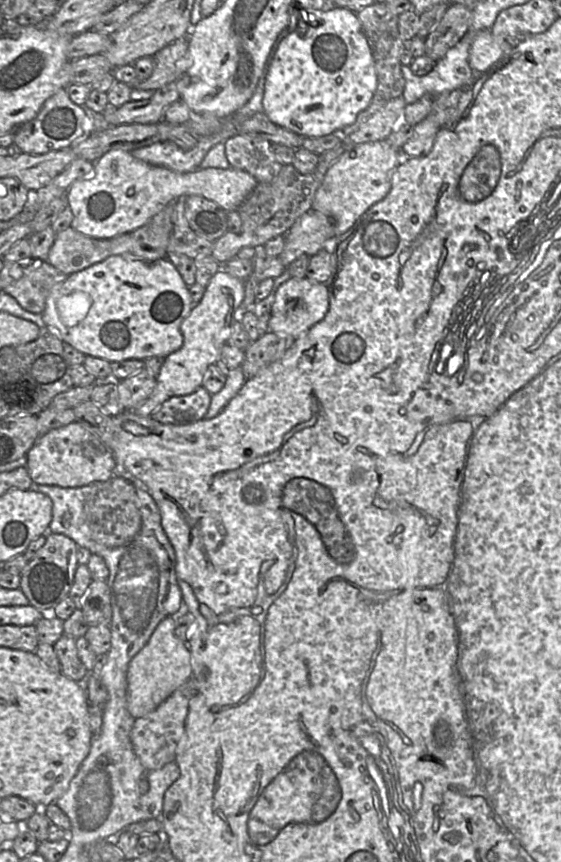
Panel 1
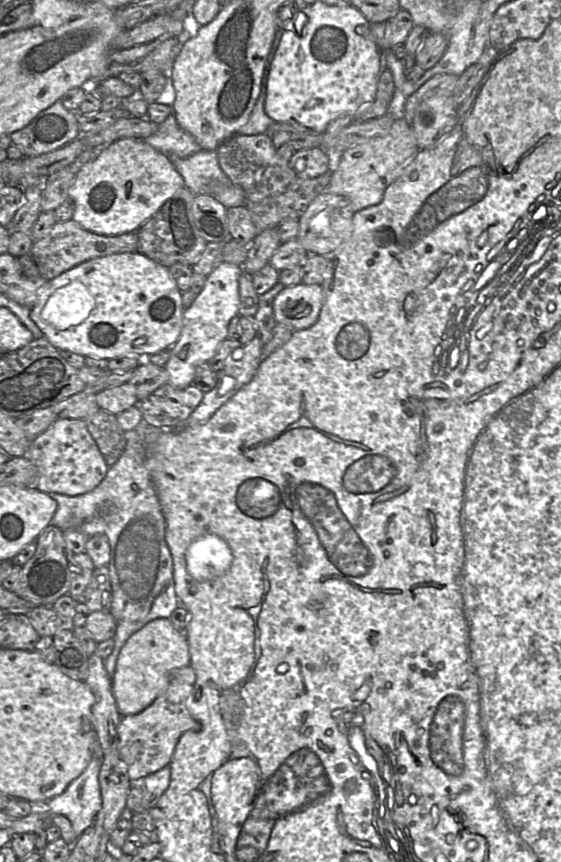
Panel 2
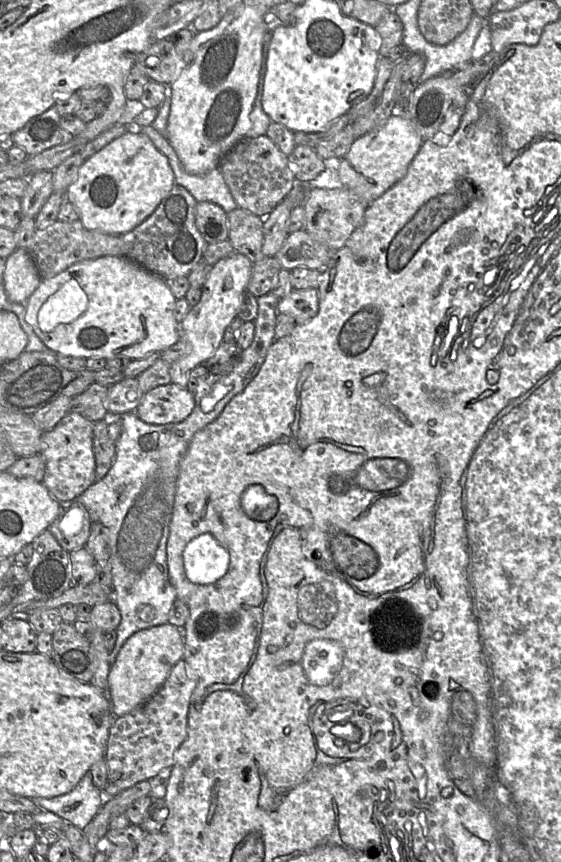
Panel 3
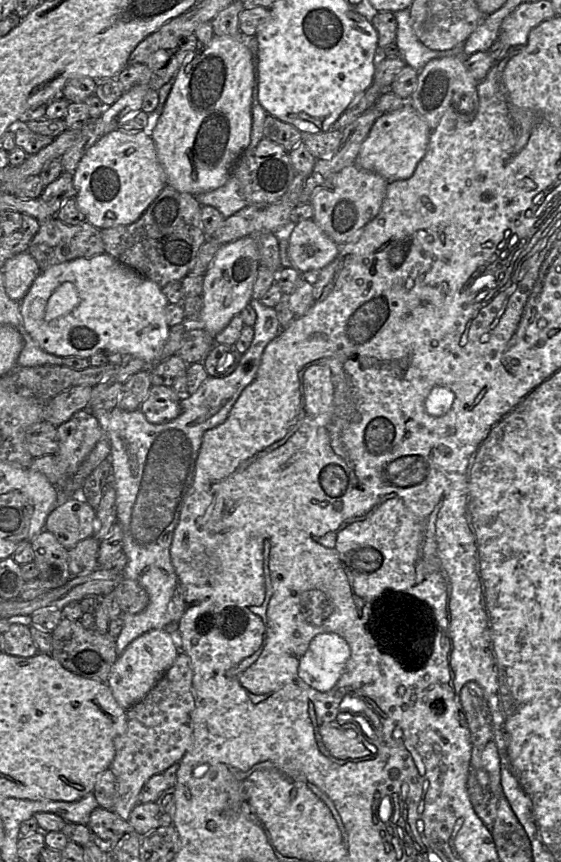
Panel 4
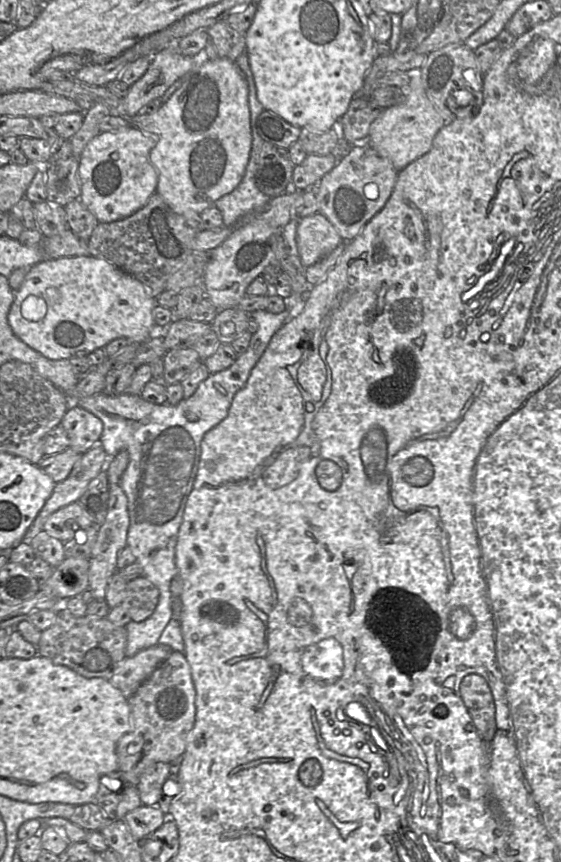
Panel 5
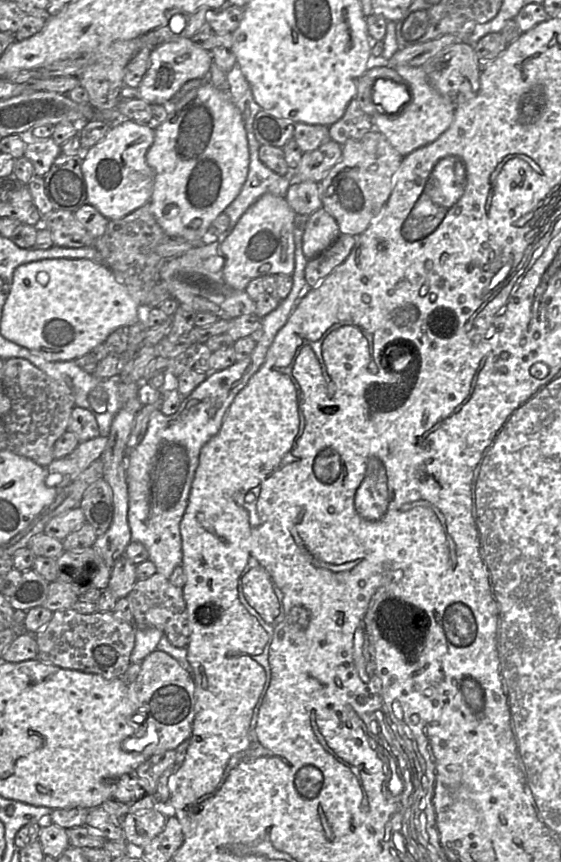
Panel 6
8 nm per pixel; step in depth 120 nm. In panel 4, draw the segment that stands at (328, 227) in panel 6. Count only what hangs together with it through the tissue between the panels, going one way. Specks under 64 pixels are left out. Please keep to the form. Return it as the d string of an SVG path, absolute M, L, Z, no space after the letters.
M313 219L300 221L288 229L288 256L292 267L302 275L318 274L328 266L338 255L340 246L335 243Z

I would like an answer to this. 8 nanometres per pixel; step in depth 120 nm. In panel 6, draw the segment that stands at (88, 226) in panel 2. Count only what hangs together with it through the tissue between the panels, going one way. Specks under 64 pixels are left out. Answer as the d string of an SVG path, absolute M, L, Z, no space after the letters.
M120 119L112 124L105 137L87 151L83 151L82 174L86 182L87 203L94 206L109 221L125 217L136 209L150 203L154 172L146 162L146 154L152 146L155 130L132 120Z

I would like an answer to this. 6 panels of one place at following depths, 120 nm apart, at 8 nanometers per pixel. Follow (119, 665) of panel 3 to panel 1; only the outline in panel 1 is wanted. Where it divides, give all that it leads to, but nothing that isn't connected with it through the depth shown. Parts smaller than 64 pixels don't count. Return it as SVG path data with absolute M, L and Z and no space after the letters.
M175 616L164 618L147 644L132 658L127 671L127 708L135 718L155 710L175 690L185 684L192 674L189 646L175 635Z

